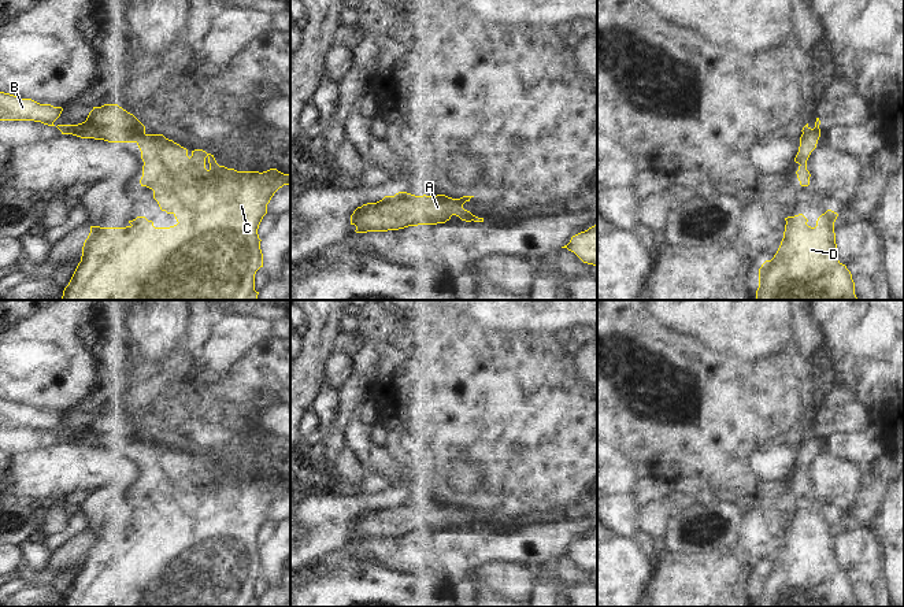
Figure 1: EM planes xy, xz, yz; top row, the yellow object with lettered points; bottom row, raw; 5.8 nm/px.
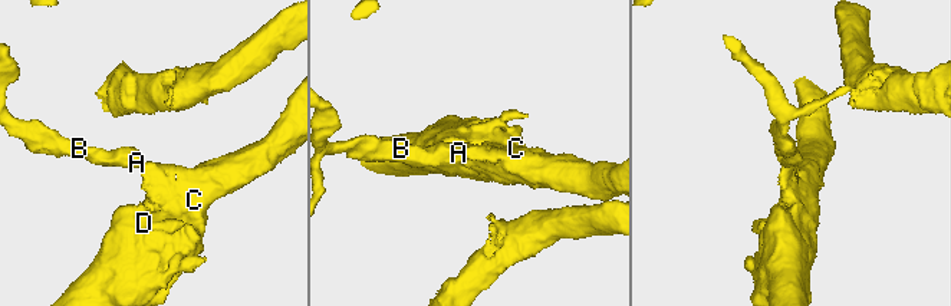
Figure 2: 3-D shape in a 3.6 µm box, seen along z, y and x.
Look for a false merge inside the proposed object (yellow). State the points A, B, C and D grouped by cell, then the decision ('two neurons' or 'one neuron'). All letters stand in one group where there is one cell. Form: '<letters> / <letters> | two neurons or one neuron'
A B C D | one neuron

